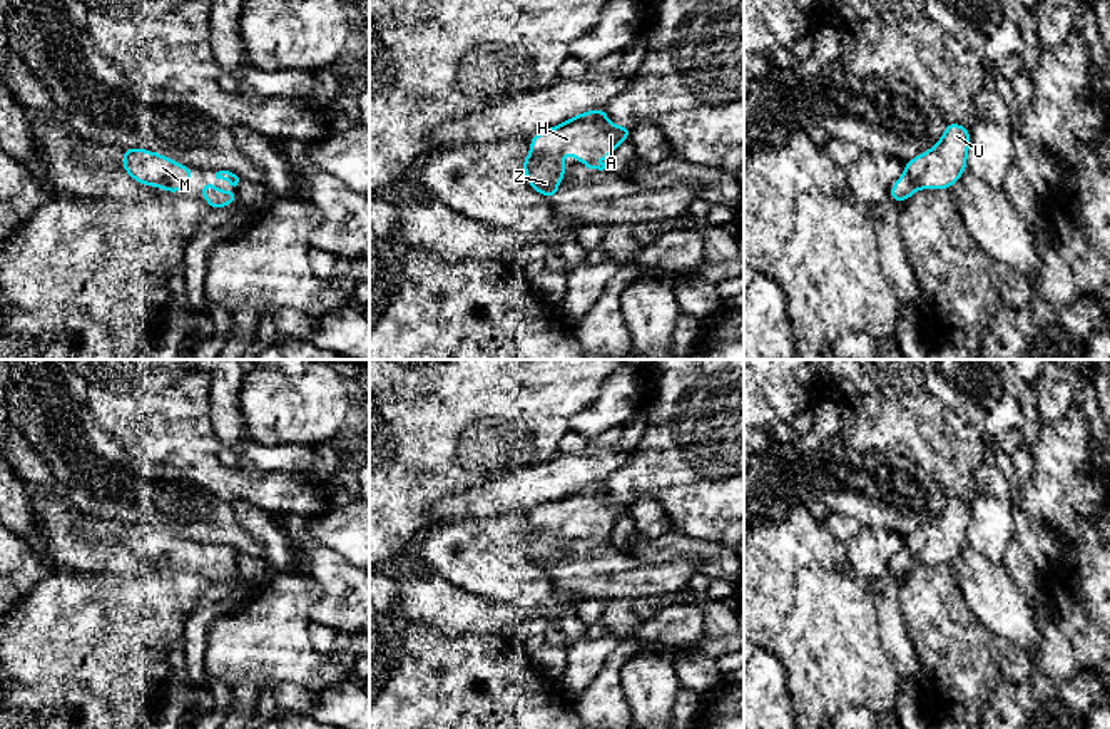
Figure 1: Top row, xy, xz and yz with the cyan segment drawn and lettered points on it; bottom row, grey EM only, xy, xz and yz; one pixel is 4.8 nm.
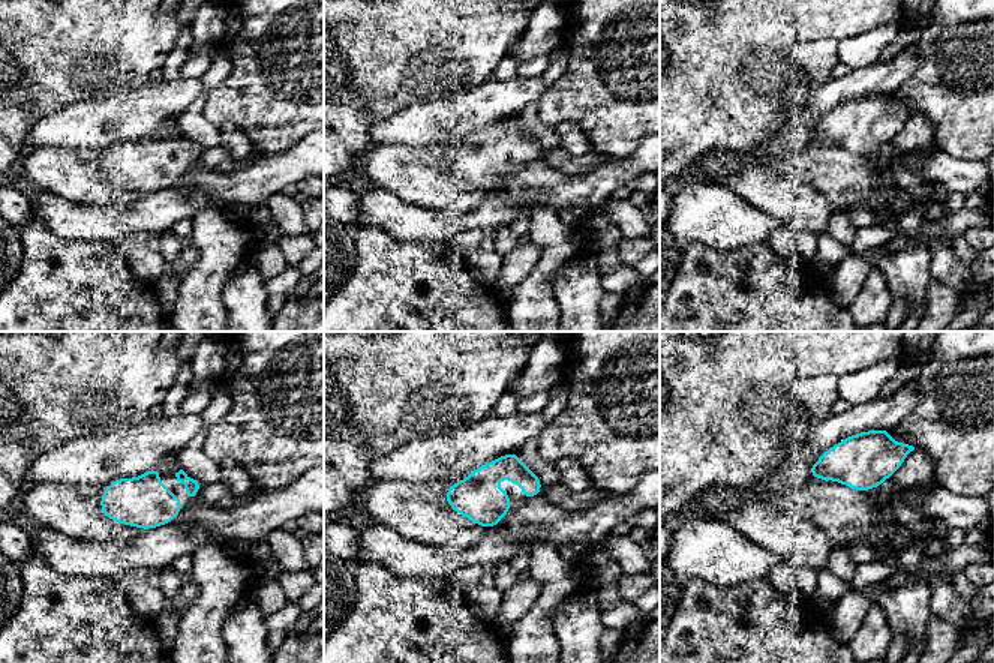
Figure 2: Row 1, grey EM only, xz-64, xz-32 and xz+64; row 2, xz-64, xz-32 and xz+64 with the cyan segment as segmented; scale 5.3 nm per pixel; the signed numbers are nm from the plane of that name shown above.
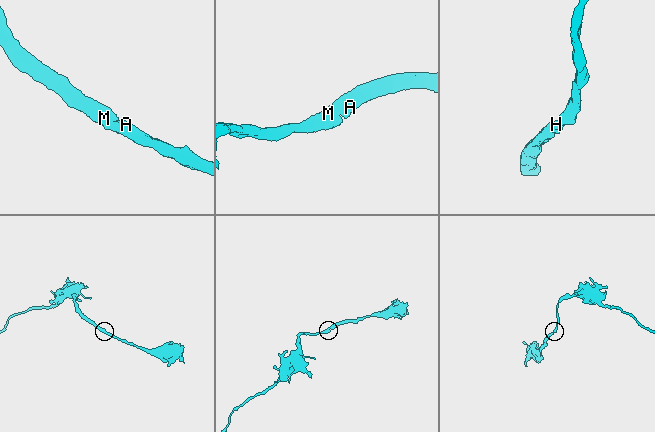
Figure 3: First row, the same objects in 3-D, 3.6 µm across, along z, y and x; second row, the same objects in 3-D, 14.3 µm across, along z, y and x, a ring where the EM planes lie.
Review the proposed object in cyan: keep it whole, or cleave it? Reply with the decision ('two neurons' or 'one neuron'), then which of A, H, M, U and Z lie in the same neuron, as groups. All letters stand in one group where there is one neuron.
one neuron | A H M U Z

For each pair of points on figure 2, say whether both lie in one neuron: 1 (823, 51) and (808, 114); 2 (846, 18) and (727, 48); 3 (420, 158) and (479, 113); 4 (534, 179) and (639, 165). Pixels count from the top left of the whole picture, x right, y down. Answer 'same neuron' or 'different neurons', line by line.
1: different neurons
2: same neuron
3: different neurons
4: same neuron

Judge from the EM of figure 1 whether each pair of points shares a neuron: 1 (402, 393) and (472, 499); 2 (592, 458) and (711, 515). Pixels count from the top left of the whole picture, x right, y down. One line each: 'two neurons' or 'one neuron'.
1: two neurons
2: two neurons

